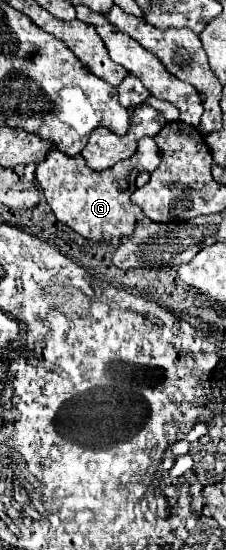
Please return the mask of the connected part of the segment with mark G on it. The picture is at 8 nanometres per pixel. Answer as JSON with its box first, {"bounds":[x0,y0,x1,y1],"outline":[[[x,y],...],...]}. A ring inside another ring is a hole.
{"bounds":[36,137,161,241],"outline":[[[153,137],[140,139],[134,157],[124,161],[122,167],[116,165],[104,171],[92,171],[82,155],[68,157],[54,147],[46,159],[36,165],[36,183],[44,191],[44,197],[60,223],[68,225],[86,239],[112,241],[114,237],[120,239],[124,235],[132,235],[136,229],[136,217],[140,209],[130,203],[130,183],[134,183],[142,171],[152,173],[160,162],[161,157]]]}

